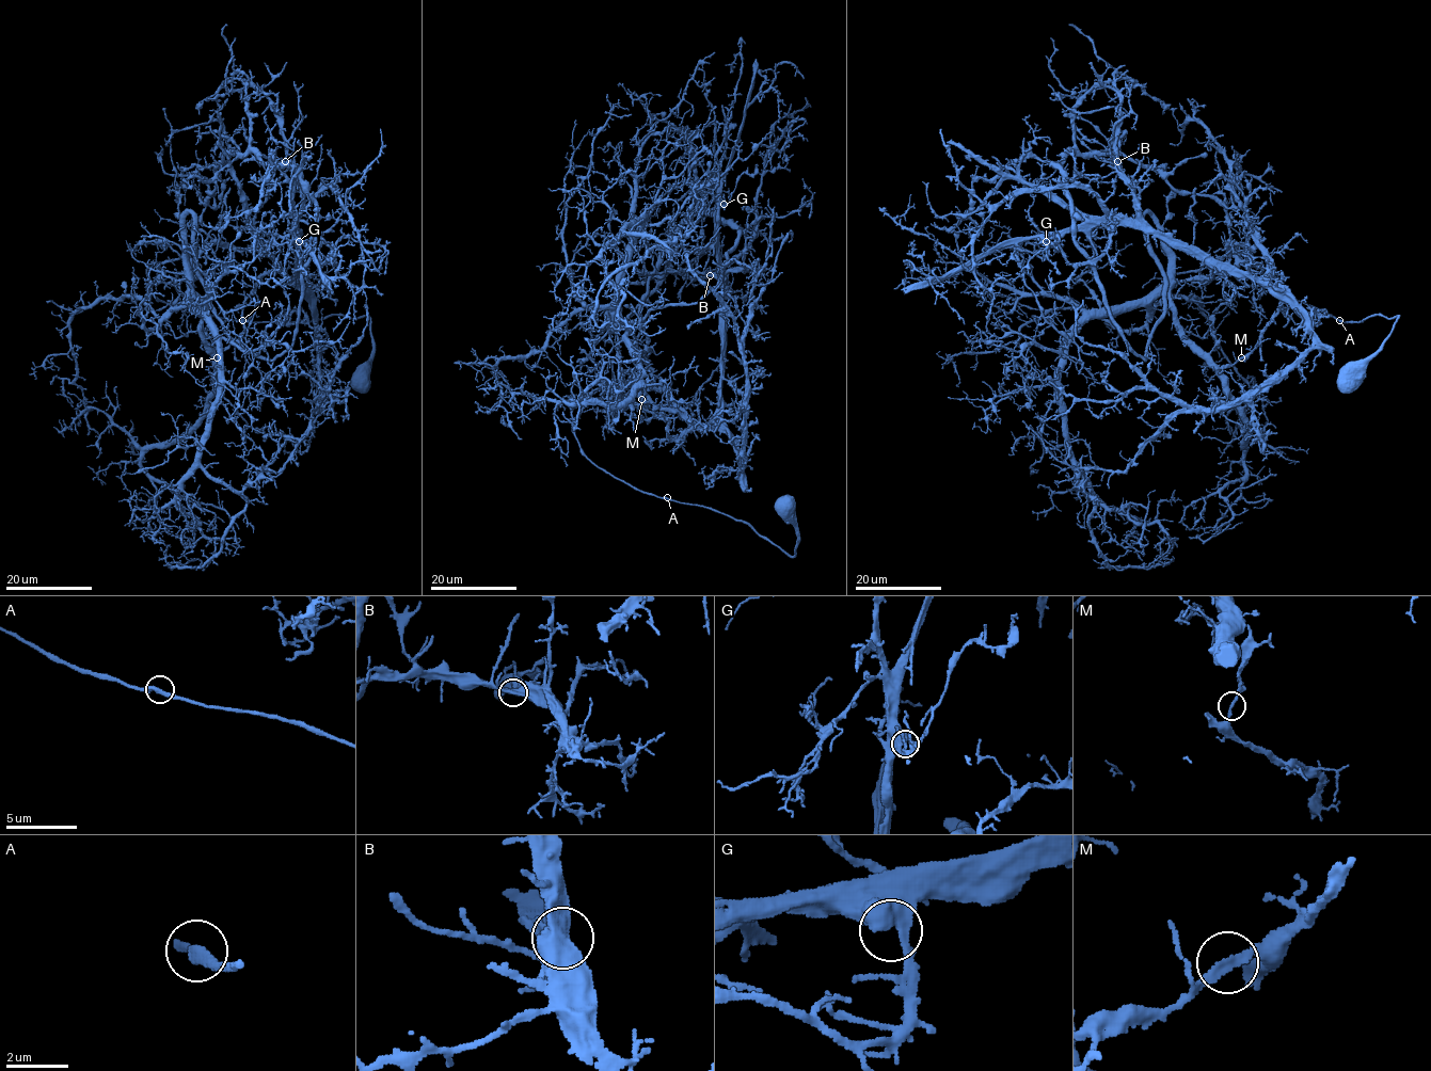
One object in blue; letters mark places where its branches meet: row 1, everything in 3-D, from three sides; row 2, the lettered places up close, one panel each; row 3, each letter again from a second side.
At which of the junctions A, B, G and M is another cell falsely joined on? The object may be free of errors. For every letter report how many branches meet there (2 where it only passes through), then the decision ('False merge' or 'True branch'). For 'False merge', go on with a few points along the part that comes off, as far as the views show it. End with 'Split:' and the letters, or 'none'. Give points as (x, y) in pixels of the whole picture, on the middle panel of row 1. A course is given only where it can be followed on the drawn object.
A: Branches: 2. True branch
B: Branches: 2. True branch
G: Branches: 2. True branch
M: Branches: 2. False merge. Course of the part to remove: (641, 398), (670, 438), (721, 430), (741, 470), (745, 354), (682, 246), (700, 180)
Split: M

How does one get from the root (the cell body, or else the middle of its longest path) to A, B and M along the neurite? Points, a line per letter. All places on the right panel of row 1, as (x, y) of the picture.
A: (1348, 378), (1379, 348), (1398, 316), (1371, 315), (1358, 322), (1339, 320)
B: (1348, 378), (1398, 316), (1265, 290), (1228, 245), (1258, 248), (1261, 276), (1193, 257), (1117, 161)
M: (1348, 378), (1398, 316), (1342, 322), (1245, 285), (1218, 261), (1175, 272), (1176, 326), (1219, 368), (1240, 357)

